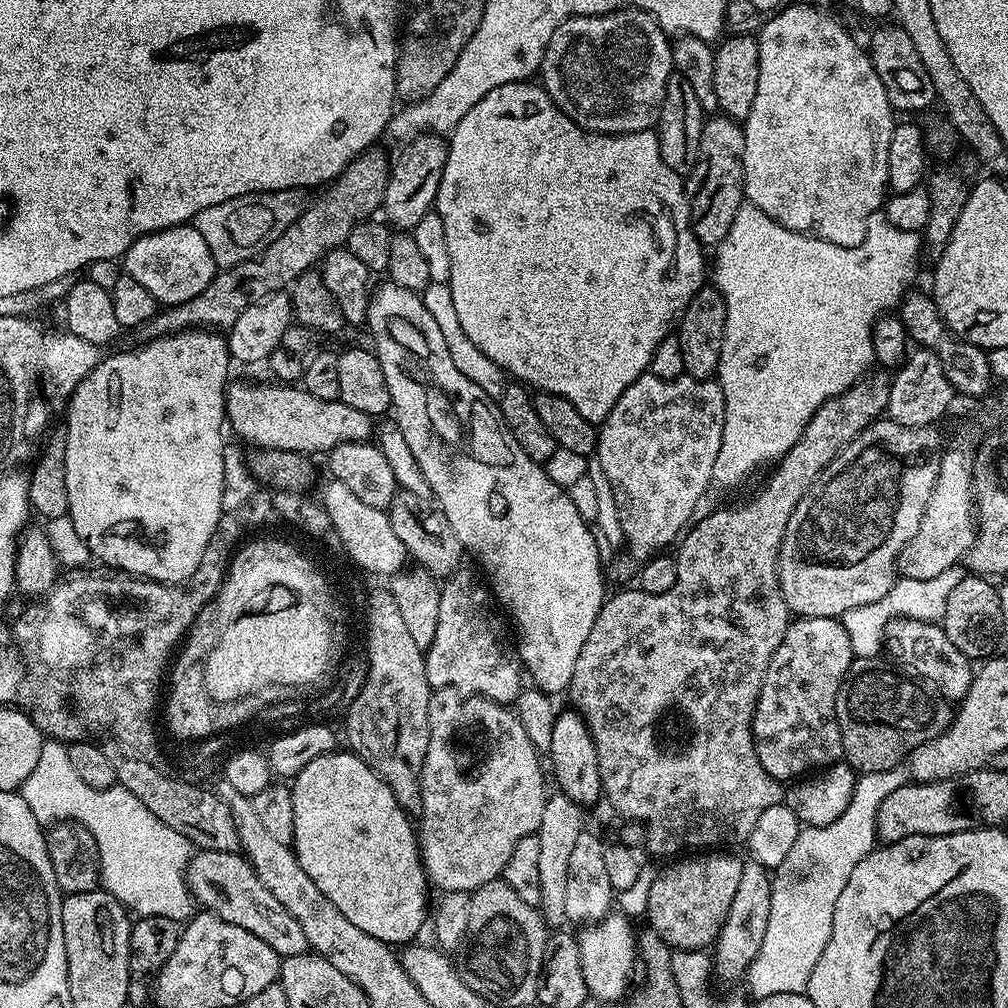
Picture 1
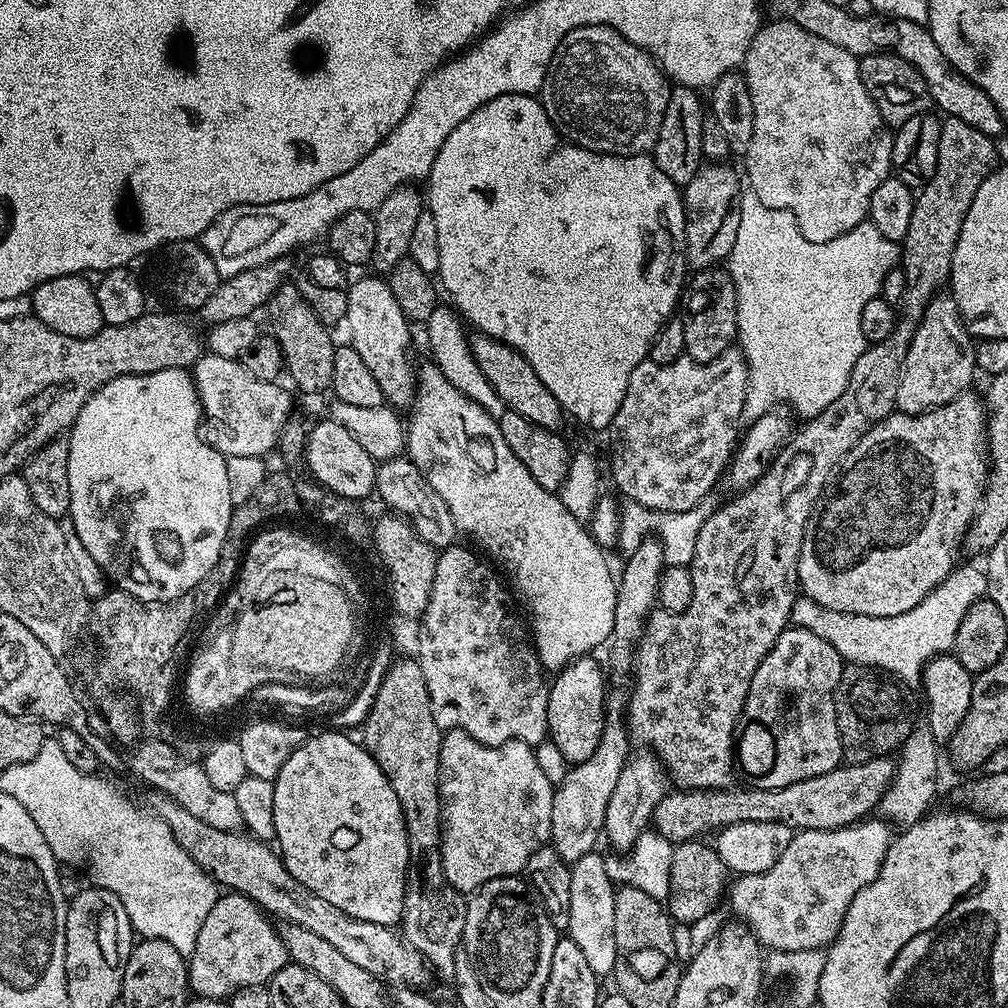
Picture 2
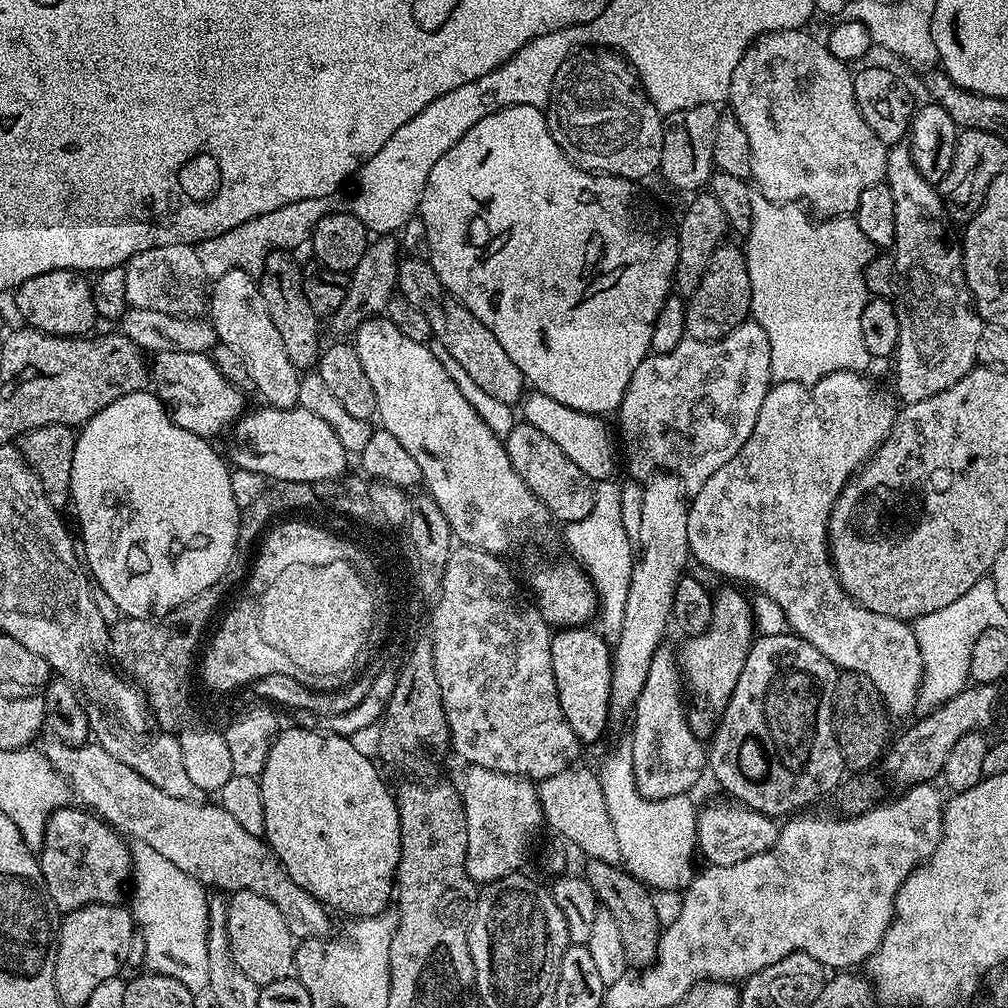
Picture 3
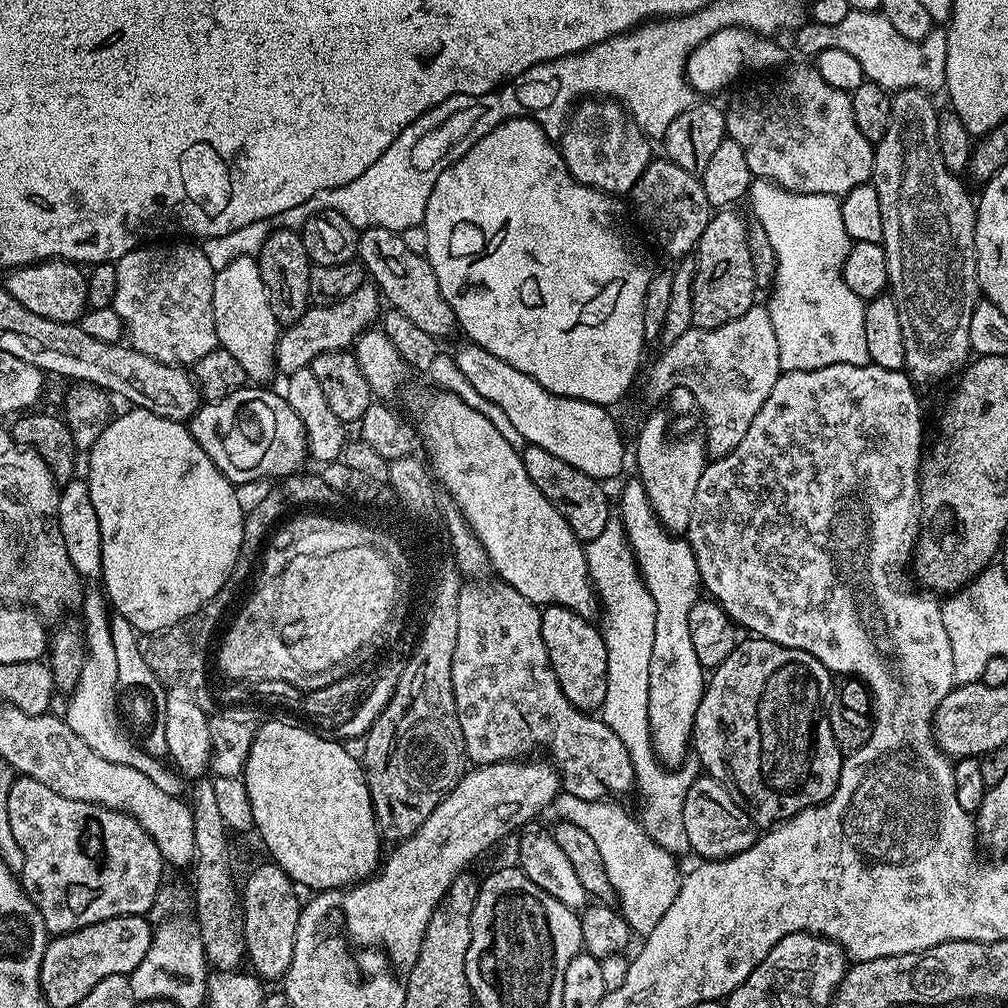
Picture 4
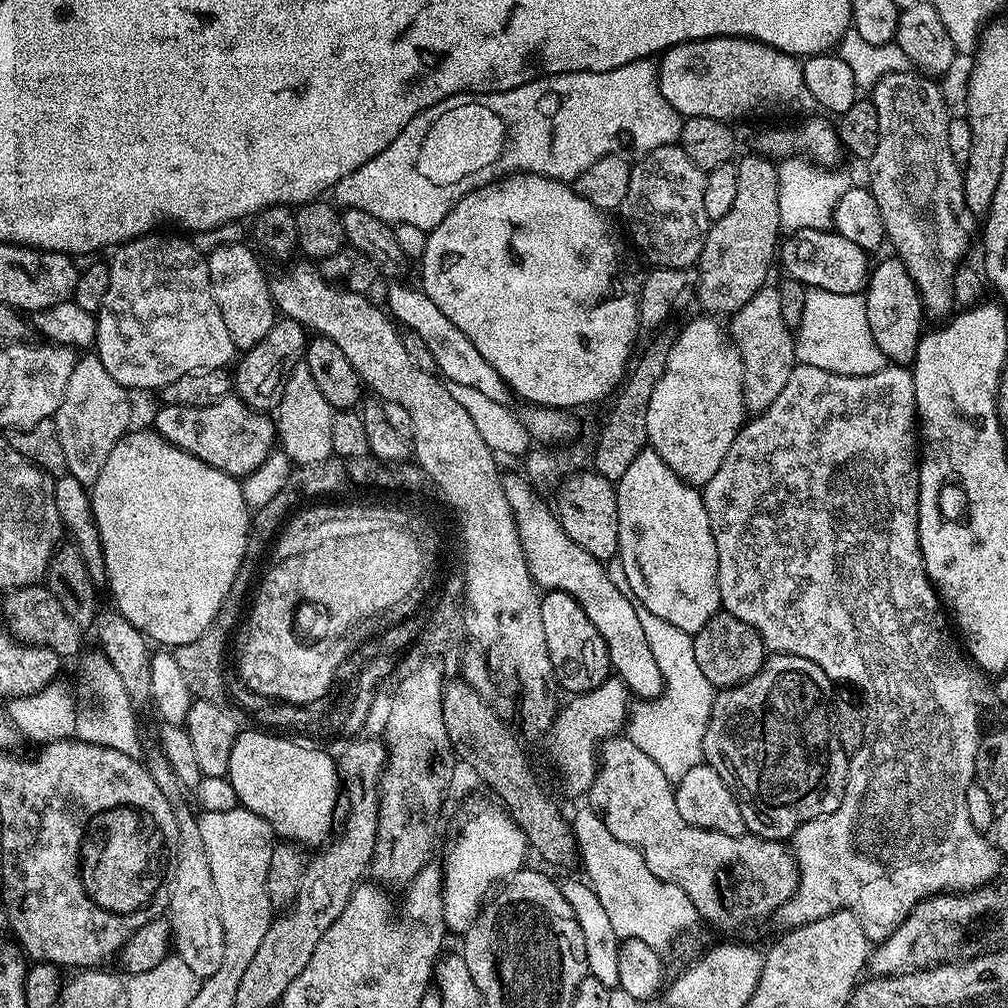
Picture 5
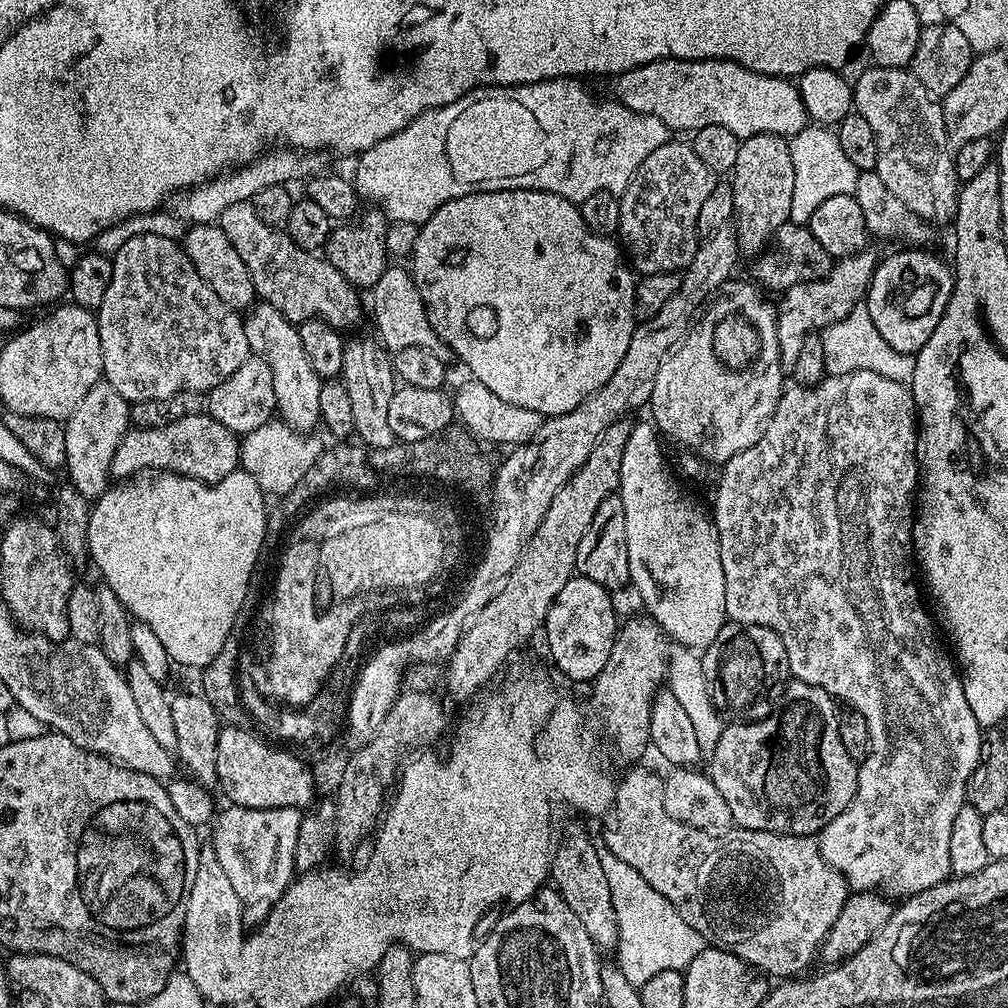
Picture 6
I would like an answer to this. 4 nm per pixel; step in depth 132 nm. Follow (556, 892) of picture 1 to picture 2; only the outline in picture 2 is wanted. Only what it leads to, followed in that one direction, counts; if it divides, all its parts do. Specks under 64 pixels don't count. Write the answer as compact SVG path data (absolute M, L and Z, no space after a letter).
M609 699L606 704L604 729L598 742L598 750L586 758L586 762L573 764L560 784L555 785L552 794L552 813L550 814L550 846L563 860L573 862L582 858L597 847L596 839L601 839L606 818L606 806L614 786L624 769L624 762L630 755L630 737L622 715L622 704Z

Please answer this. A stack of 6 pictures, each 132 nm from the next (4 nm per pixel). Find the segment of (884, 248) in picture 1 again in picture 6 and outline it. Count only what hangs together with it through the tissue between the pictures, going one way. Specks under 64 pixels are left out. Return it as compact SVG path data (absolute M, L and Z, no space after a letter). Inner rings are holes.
M809 126L802 129L796 136L791 137L790 162L794 162L794 198L790 201L791 223L807 225L814 210L818 210L818 206L822 206L822 202L826 202L826 198L834 198L834 194L852 195L858 169L854 166L854 162L850 162L850 158L846 158L842 146L838 143L836 133L831 127ZM857 306L846 314L846 318L833 320L820 332L823 353L825 355L825 370L827 375L837 376L854 370L870 370L874 374L882 374L882 378L890 378L894 382L904 384L911 381L914 374L915 355L910 352L894 350L878 334L874 322L870 322L867 307Z

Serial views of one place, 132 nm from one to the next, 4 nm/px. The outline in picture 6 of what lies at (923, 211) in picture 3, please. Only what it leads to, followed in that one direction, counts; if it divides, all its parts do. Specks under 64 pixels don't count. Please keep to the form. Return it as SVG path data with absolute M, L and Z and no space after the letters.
M903 68L868 69L854 80L852 98L855 111L870 122L878 142L875 172L886 187L914 214L937 222L952 218L956 212L958 181L954 152L944 125L944 109L918 78Z

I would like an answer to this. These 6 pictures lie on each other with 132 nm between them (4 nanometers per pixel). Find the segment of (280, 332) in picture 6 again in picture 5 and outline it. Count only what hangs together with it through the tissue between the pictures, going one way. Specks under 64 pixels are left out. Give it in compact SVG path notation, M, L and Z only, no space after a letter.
M303 362L284 381L280 389L280 404L274 410L274 423L278 437L279 451L285 452L293 465L321 464L332 456L330 446L330 422L334 409L318 390L310 370Z

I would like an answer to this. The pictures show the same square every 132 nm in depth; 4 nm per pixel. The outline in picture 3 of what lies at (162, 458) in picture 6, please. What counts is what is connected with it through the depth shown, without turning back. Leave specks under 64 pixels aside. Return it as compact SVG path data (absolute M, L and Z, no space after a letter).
M299 406L259 407L253 412L245 411L231 429L226 456L236 468L254 470L254 474L262 474L272 482L285 480L311 485L320 480L337 479L349 471L350 453L338 442L338 434L334 434L318 414L310 414L310 410Z

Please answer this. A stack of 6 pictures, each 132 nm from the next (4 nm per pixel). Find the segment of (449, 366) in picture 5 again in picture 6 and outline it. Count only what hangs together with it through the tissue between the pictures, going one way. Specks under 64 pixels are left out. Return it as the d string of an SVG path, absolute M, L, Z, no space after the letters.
M389 266L382 274L382 278L378 278L376 285L370 289L370 296L372 296L372 316L376 319L375 335L389 353L395 354L403 347L422 347L427 350L441 347L434 326L430 326L422 294L412 281L412 273L407 267Z

